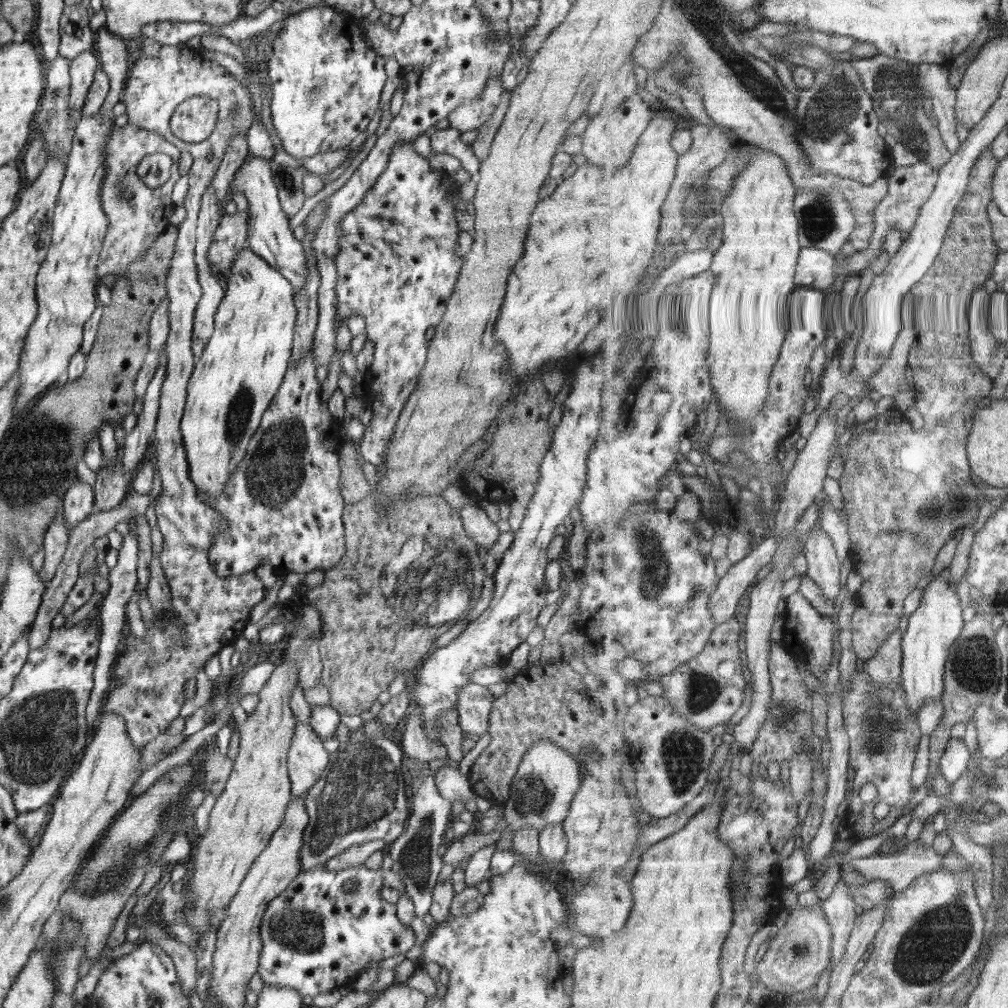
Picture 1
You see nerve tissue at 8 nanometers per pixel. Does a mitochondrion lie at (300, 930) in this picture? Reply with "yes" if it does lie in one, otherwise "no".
yes

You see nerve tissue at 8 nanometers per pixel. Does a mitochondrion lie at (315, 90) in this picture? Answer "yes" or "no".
yes

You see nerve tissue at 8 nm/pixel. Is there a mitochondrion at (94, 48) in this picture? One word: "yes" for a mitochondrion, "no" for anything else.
no

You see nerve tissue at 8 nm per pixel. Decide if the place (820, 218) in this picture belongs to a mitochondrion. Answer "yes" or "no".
yes

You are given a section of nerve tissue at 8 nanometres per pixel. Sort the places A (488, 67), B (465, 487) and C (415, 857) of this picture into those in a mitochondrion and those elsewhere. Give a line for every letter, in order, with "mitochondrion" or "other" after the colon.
A: mitochondrion
B: other
C: mitochondrion

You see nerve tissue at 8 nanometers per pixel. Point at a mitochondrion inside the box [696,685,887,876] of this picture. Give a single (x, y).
(787, 716)

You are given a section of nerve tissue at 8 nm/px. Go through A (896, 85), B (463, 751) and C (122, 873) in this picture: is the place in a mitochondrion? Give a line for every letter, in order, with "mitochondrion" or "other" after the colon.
A: mitochondrion
B: other
C: other

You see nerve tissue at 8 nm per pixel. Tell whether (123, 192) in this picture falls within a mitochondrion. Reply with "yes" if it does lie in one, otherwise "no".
yes

